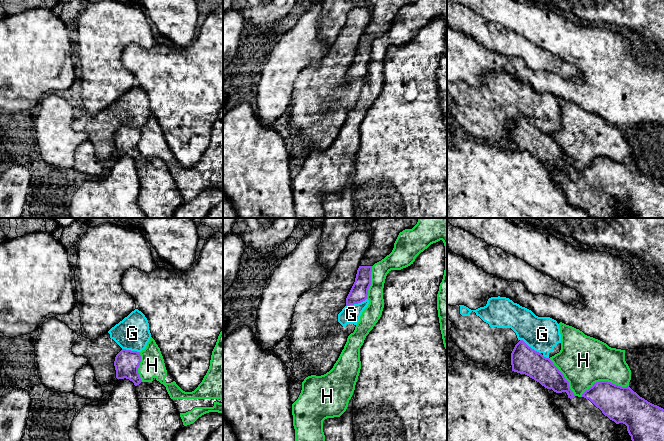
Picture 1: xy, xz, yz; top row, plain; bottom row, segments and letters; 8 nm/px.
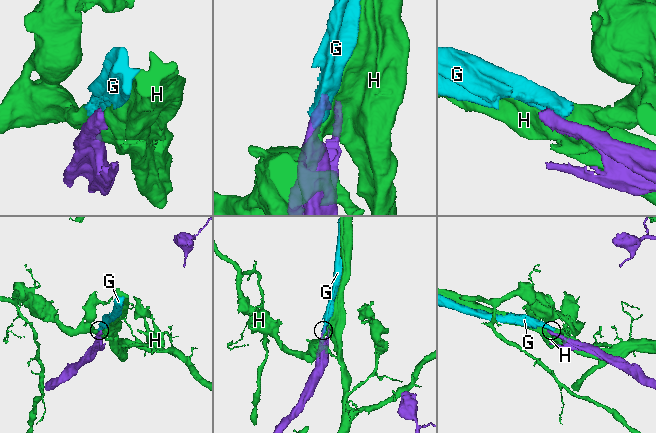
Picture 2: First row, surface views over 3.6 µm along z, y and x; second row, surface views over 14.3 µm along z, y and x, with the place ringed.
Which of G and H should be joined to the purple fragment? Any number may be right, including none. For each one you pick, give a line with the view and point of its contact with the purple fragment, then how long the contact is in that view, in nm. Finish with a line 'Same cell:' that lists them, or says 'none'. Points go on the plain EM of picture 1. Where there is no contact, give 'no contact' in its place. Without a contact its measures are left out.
Same cell: none

